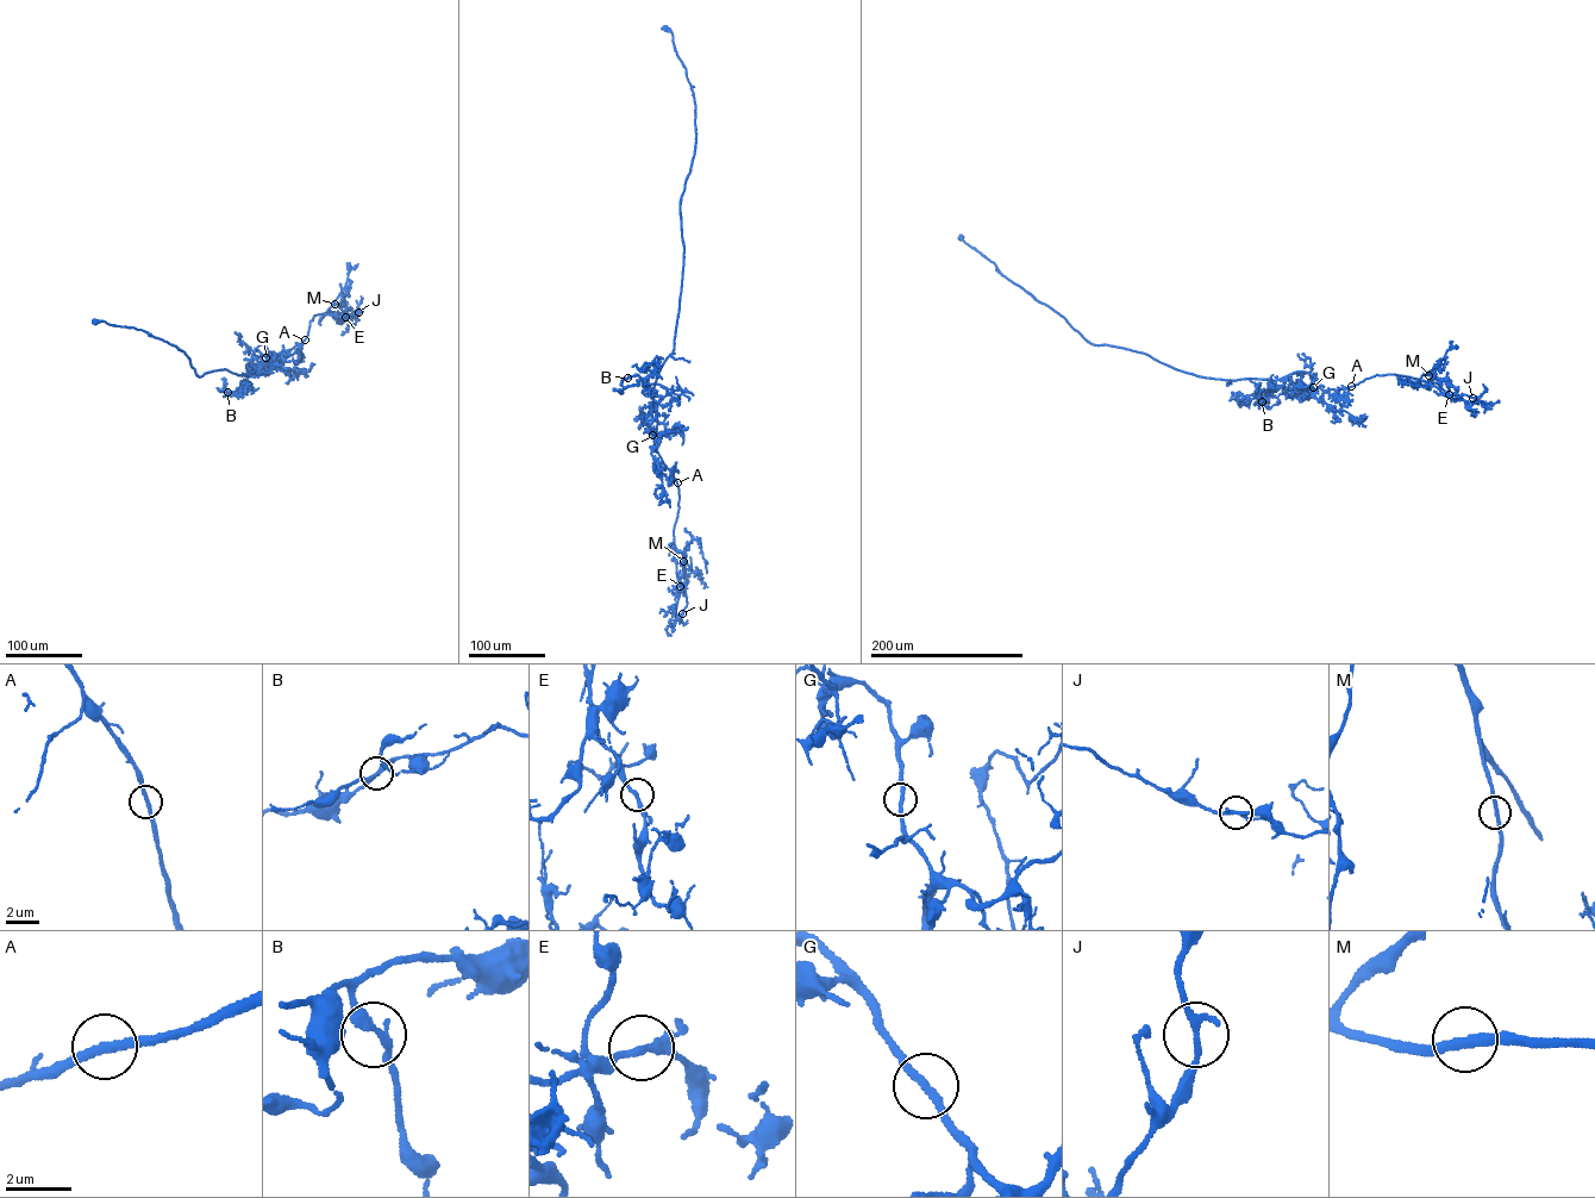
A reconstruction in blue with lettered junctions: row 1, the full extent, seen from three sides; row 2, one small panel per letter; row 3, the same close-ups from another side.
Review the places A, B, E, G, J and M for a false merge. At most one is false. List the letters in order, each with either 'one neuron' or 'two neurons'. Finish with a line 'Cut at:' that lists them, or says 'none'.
A: one neuron
B: one neuron
E: one neuron
G: one neuron
J: one neuron
M: one neuron
Cut at: none

